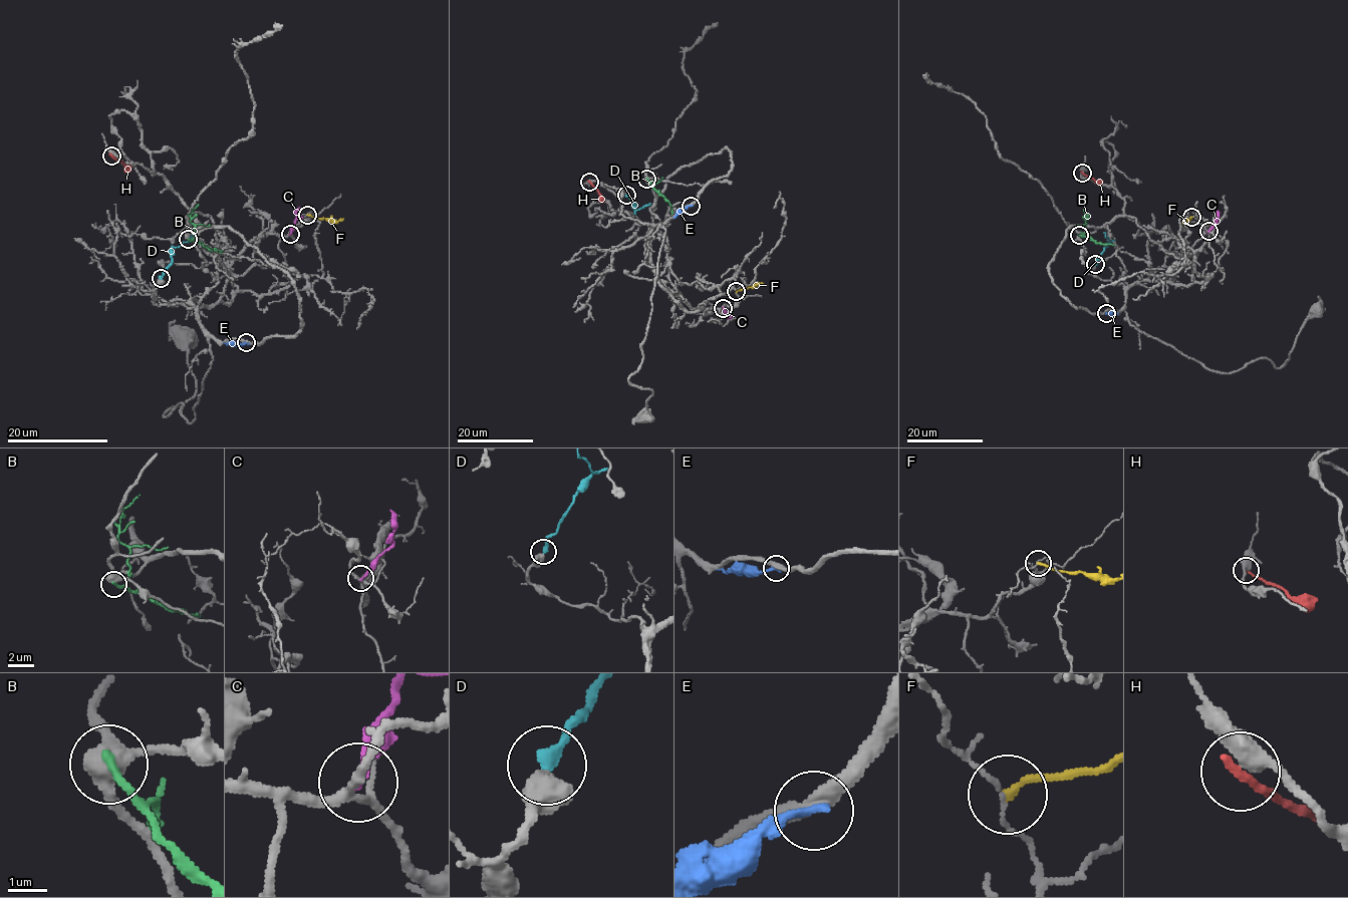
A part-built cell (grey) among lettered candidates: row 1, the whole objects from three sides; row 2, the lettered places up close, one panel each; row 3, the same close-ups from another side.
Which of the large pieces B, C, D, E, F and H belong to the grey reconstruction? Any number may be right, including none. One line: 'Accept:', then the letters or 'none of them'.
Accept: D

